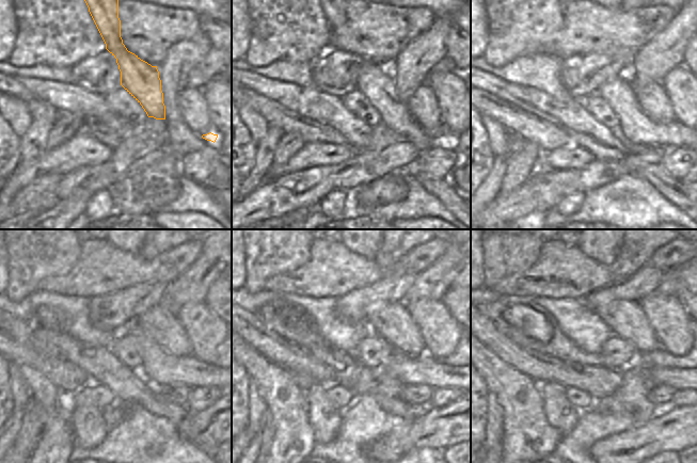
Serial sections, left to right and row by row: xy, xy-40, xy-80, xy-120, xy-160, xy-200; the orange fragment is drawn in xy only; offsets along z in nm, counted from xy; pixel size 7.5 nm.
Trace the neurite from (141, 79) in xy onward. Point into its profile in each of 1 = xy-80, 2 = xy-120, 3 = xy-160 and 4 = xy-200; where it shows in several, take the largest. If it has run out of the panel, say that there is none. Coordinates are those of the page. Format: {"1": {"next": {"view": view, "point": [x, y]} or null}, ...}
{"1": {"next": {"view": "xy-80", "point": [636, 128]}}, "2": {"next": {"view": "xy-120", "point": [159, 367]}}, "3": {"next": {"view": "xy-160", "point": [426, 369]}}, "4": {"next": {"view": "xy-200", "point": [679, 379]}}}

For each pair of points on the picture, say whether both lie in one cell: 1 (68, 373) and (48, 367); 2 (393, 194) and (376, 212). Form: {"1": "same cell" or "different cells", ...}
{"1": "same cell", "2": "different cells"}

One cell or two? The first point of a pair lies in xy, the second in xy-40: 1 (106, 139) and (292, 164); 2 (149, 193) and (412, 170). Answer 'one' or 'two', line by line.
1: two
2: one

